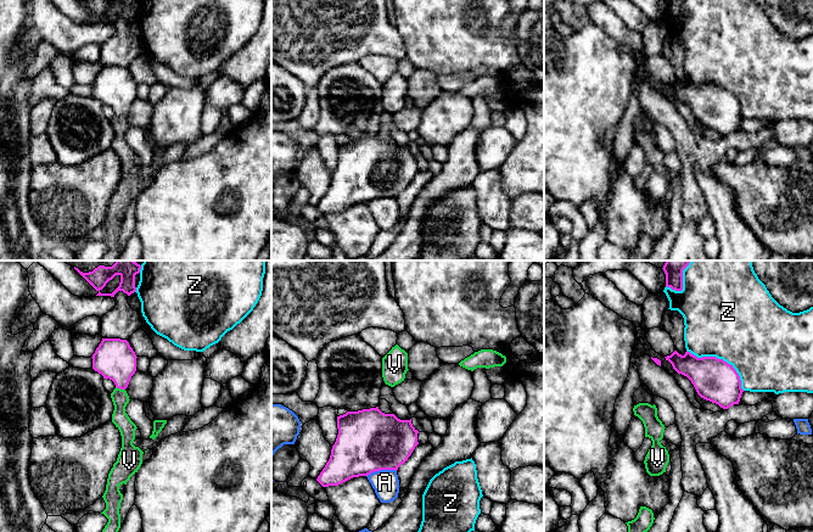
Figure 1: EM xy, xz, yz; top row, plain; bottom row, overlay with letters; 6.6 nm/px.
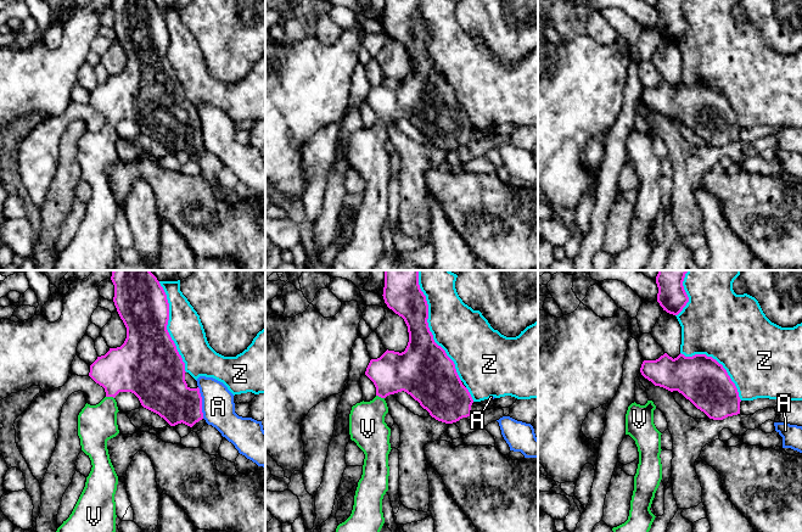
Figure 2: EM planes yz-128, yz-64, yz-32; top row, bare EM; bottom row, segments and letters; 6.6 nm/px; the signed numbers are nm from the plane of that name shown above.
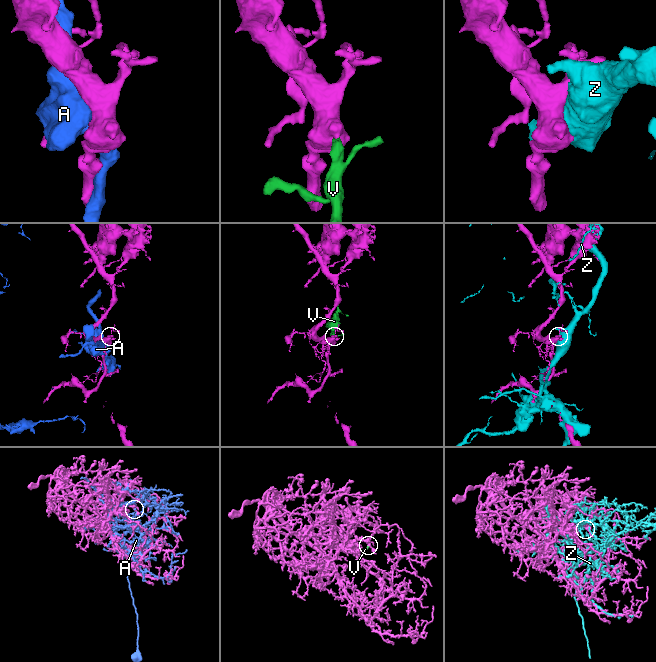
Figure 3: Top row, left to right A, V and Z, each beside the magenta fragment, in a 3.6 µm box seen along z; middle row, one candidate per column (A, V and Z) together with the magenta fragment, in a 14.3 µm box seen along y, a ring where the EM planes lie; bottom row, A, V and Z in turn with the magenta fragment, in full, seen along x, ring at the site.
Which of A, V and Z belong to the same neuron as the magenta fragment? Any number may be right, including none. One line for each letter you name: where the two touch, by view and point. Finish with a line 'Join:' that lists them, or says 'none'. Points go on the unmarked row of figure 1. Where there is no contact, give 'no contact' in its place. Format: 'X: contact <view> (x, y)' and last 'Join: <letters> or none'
V: contact xy (121, 116)
Join: V

